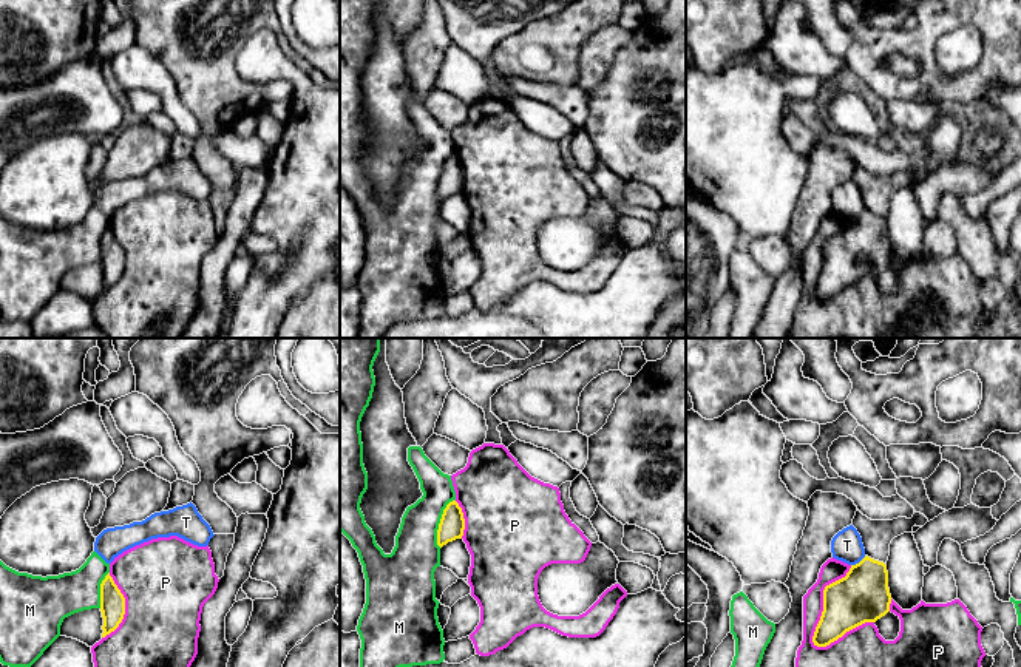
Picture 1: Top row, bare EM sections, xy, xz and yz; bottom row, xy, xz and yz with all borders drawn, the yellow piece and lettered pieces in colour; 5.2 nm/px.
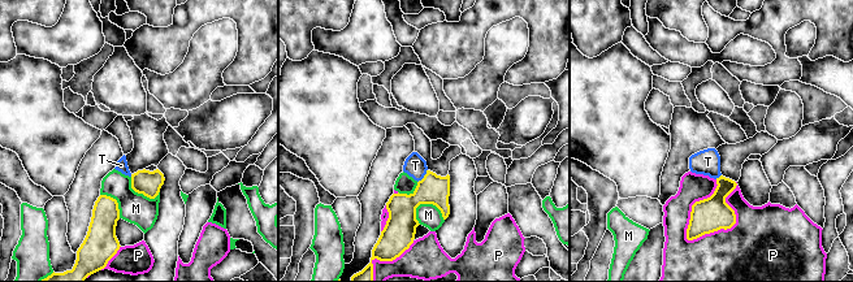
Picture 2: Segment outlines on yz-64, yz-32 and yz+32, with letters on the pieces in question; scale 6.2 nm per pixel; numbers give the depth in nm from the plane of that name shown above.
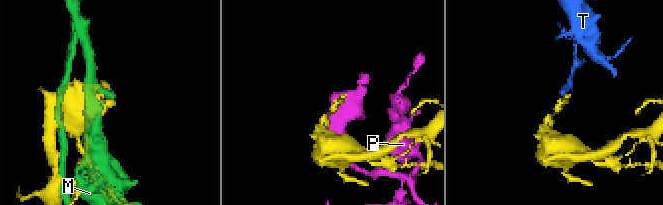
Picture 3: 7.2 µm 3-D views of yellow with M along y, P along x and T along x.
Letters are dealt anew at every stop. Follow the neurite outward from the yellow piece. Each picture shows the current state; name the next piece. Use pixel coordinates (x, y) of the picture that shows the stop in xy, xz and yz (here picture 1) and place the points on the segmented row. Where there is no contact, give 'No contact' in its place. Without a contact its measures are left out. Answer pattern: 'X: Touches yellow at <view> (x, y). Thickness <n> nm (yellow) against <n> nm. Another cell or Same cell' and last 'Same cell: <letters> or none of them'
M: Touches yellow at xz (440, 522). Thickness 130 nm (yellow) against 240 nm. Another cell
P: Touches yellow at yz (824, 602). Thickness 280 nm (yellow) against 120 nm. Another cell
T: Touches yellow at yz (859, 562). Thickness 280 nm (yellow) against 160 nm. Another cell
Same cell: none of them

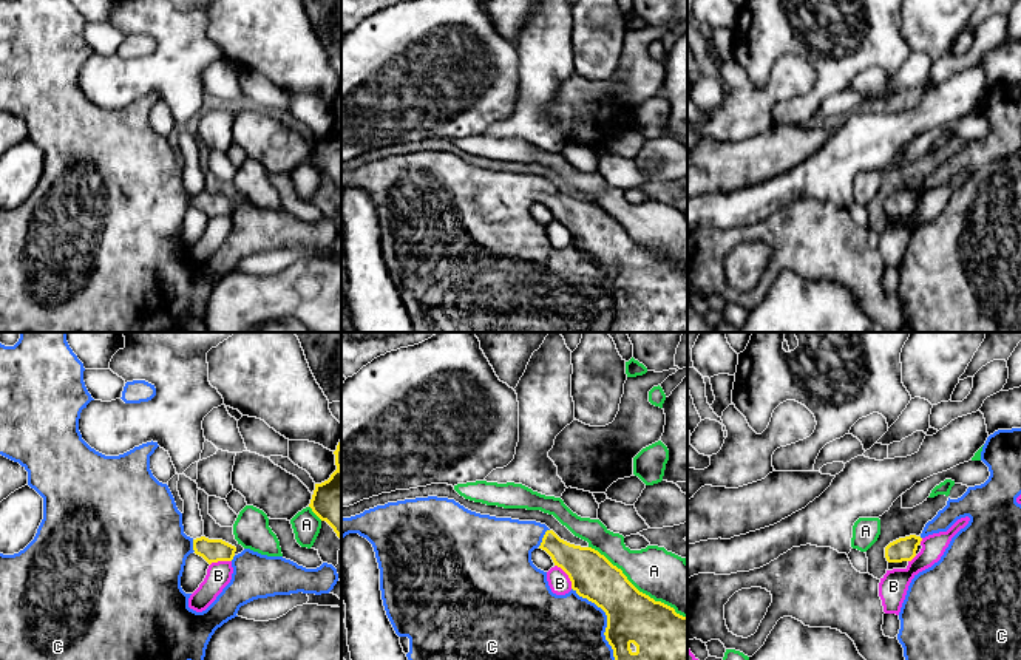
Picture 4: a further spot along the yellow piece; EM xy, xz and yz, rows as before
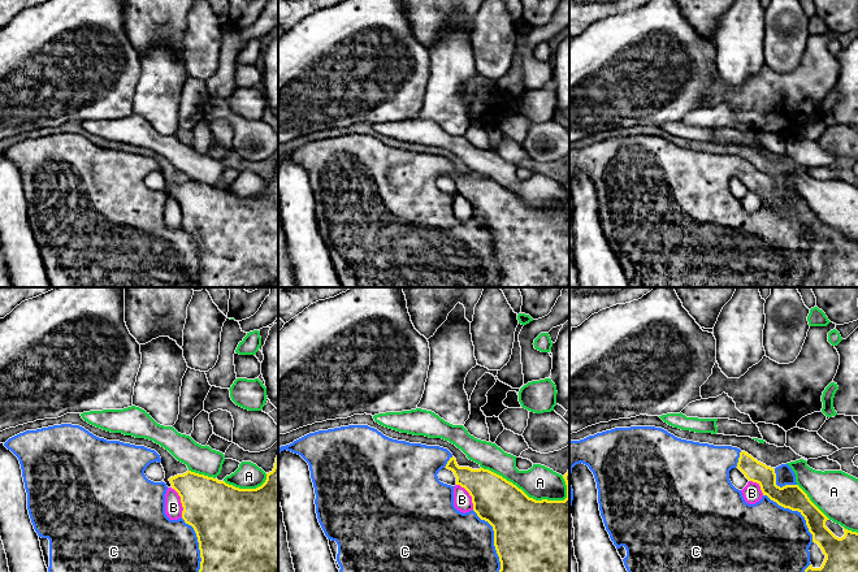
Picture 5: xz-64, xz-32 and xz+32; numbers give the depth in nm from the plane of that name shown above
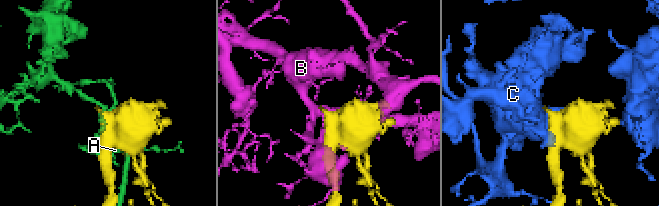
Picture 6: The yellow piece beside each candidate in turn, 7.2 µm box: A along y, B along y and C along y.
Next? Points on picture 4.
A: Touches yellow at xz (635, 588). Thickness 280 nm (yellow) against 260 nm. Another cell
B: Touches yellow at xz (567, 574). Thickness 240 nm (yellow) against 120 nm. Another cell
C: Touches yellow at xz (607, 620). Thickness 280 nm (yellow) against 340 nm. Same cell
Same cell: C

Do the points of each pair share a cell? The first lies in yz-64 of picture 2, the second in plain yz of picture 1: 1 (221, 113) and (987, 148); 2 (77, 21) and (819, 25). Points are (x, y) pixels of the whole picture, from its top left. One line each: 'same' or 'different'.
1: same
2: different

